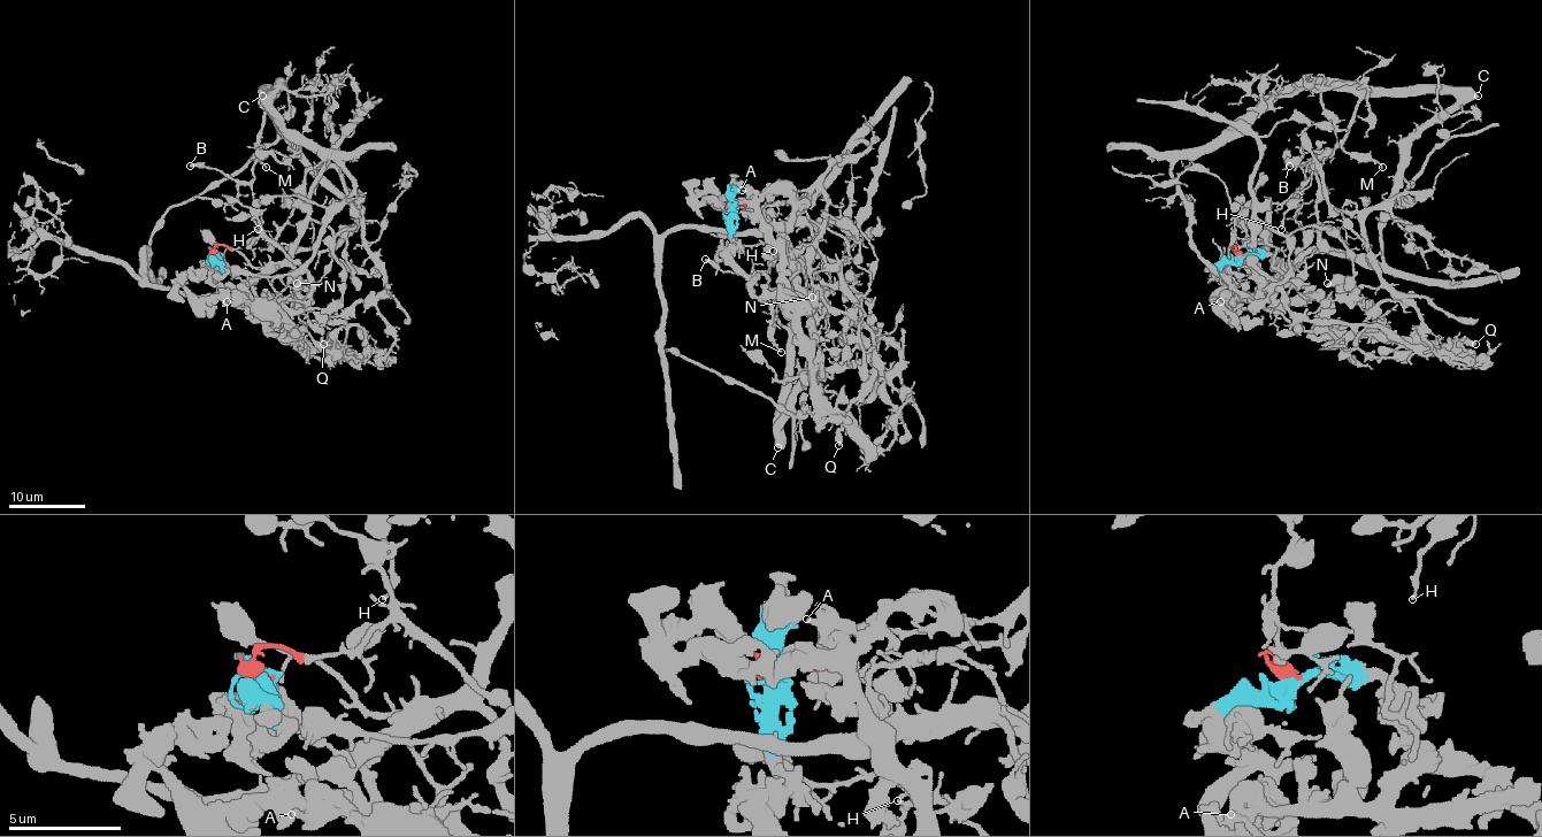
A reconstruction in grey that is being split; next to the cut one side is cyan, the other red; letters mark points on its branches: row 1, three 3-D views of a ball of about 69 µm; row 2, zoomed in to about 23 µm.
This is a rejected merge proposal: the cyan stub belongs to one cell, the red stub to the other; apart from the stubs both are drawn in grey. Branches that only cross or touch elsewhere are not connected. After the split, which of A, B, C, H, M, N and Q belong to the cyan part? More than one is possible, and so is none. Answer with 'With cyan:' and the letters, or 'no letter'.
With cyan: A, N, Q

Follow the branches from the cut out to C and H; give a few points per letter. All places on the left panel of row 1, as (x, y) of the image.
C: (215, 254), (269, 237), (301, 267), (353, 189), (336, 159), (288, 131), (273, 108), (281, 85), (263, 96)
H: (215, 254), (269, 237), (301, 267), (353, 189), (288, 131), (281, 85), (253, 164), (258, 229)

